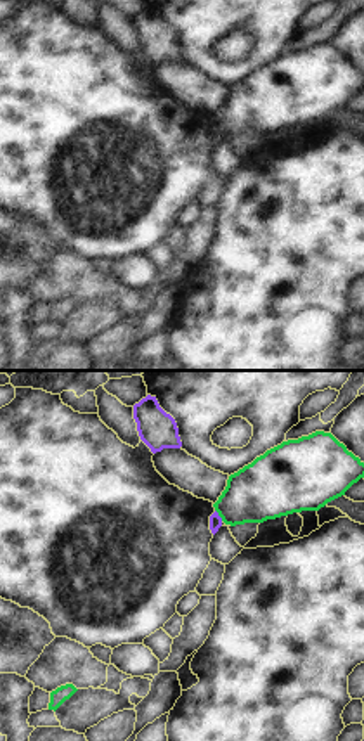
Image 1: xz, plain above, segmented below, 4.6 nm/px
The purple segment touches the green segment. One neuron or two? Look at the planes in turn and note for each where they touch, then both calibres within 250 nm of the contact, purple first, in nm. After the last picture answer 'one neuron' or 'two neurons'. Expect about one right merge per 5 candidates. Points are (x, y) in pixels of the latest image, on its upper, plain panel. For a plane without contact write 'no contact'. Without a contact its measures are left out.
contact (217, 127); calibres 60 and 280 nm

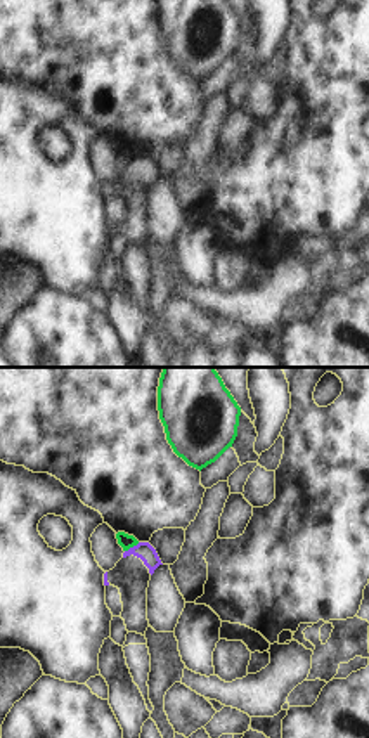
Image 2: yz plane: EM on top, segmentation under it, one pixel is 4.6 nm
contact (134, 158); calibres 80 and 70 nm

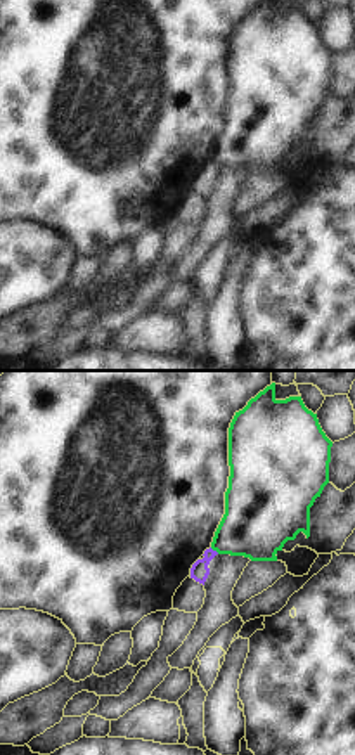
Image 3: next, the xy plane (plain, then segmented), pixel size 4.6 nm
contact (215, 163); calibres 90 and 320 nm

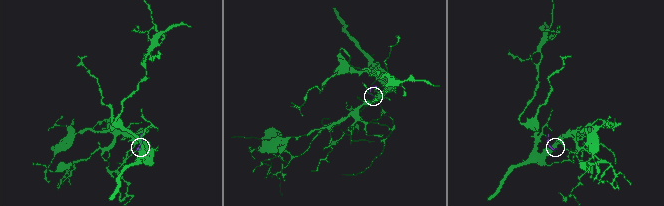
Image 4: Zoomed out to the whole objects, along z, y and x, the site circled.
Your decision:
two neurons

